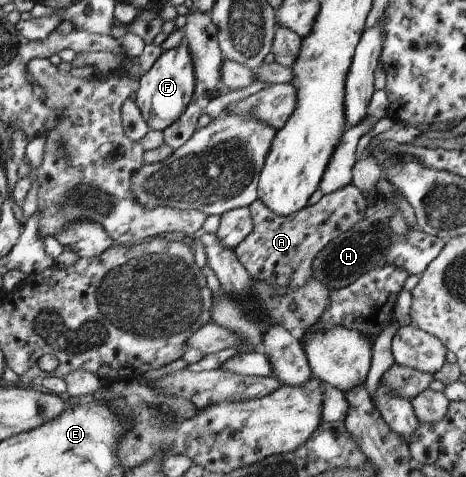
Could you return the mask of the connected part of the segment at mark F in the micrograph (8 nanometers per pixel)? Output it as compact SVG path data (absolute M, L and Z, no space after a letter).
M186 40L175 49L164 51L158 60L139 78L136 90L136 104L142 113L142 118L151 129L163 131L176 122L186 107L192 102L195 92L195 74L192 57Z

